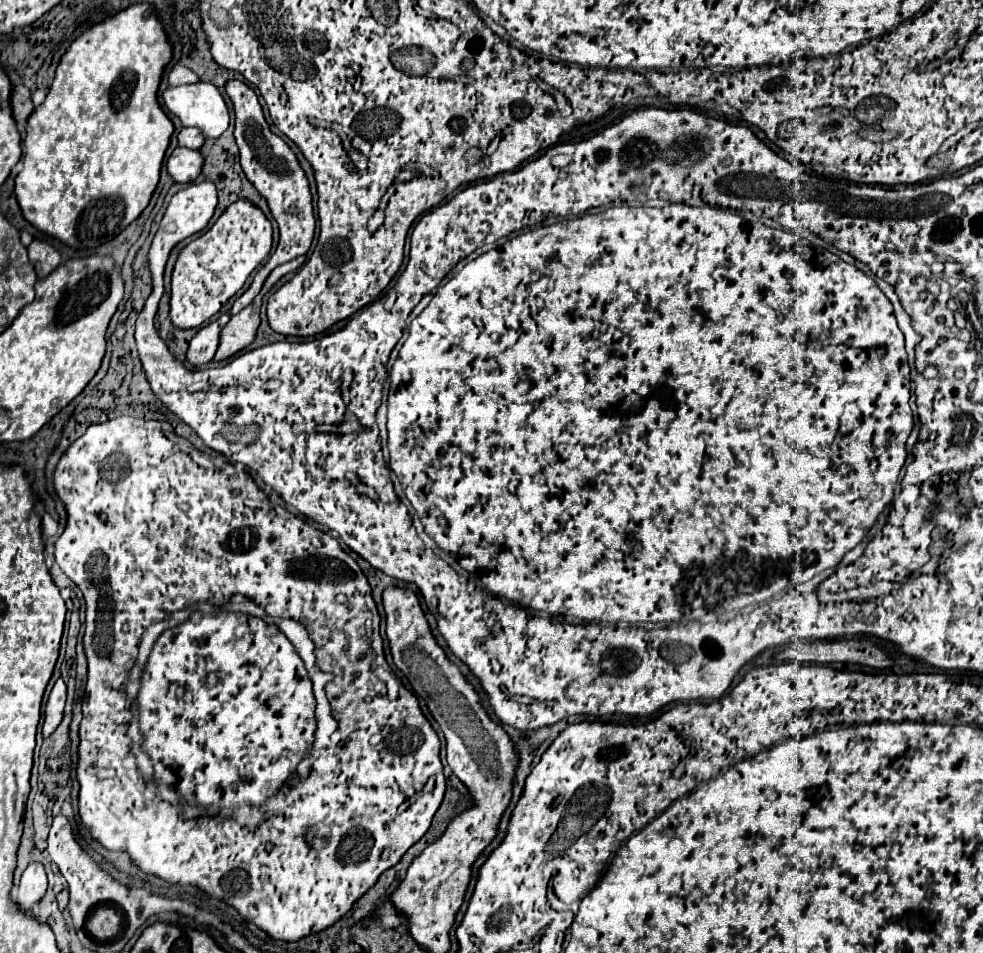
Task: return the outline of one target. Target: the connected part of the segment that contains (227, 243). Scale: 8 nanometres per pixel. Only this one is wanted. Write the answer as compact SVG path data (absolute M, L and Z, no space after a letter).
M241 197L231 203L221 217L195 241L185 245L175 261L171 277L169 315L177 329L195 329L215 317L227 301L239 293L247 277L259 267L271 251L273 227L263 211Z

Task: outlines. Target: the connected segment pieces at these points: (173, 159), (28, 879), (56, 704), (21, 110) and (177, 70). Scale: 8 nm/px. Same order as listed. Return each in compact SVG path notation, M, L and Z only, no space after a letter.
M177 147L167 159L167 171L175 183L193 183L201 173L203 157L199 151Z
M35 861L23 871L21 881L19 881L19 897L17 897L17 901L19 901L21 909L31 911L33 903L43 897L45 889L47 889L45 867L43 867L43 863Z
M57 679L45 705L43 737L49 737L59 727L59 721L63 719L63 707L65 707L65 683L63 679Z
M23 85L13 87L13 95L11 95L11 103L13 103L13 117L17 123L25 123L27 117L33 111L33 103L31 103L31 93L29 89L25 89Z
M175 65L171 71L169 71L169 77L167 77L167 81L169 81L169 87L175 87L175 85L187 85L187 83L195 83L199 77L191 71L191 69L187 69L187 67L183 67L183 65Z

